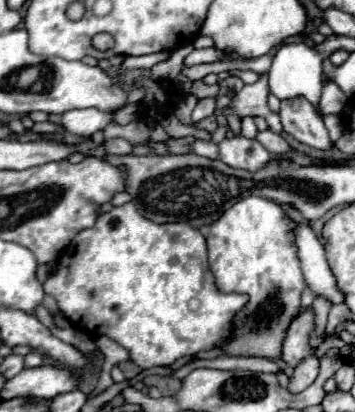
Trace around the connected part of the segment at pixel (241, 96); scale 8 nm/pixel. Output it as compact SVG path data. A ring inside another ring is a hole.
M262 73L260 79L254 85L244 85L242 91L238 91L234 95L232 107L224 109L224 115L228 119L230 131L234 135L240 135L240 117L254 114L264 117L274 133L282 133L284 131L278 113L272 112L268 107L268 103L266 103L268 93L270 93L268 77L266 77L266 73Z

